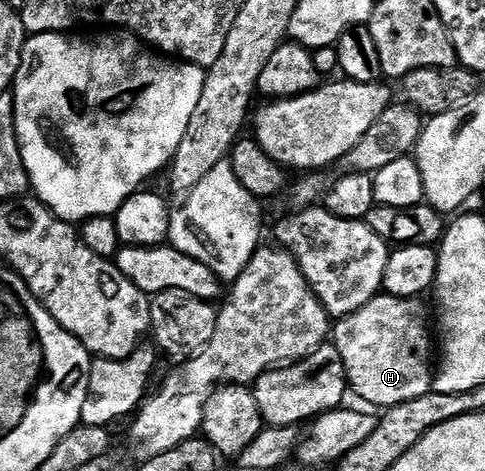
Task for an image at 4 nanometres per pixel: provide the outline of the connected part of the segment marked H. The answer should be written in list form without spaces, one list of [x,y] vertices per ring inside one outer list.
[[[379,293],[370,304],[358,308],[358,312],[339,319],[334,326],[334,344],[348,369],[348,384],[368,402],[391,408],[406,404],[406,400],[418,400],[434,390],[434,330],[428,327],[428,310],[420,298],[399,298],[393,294]]]

